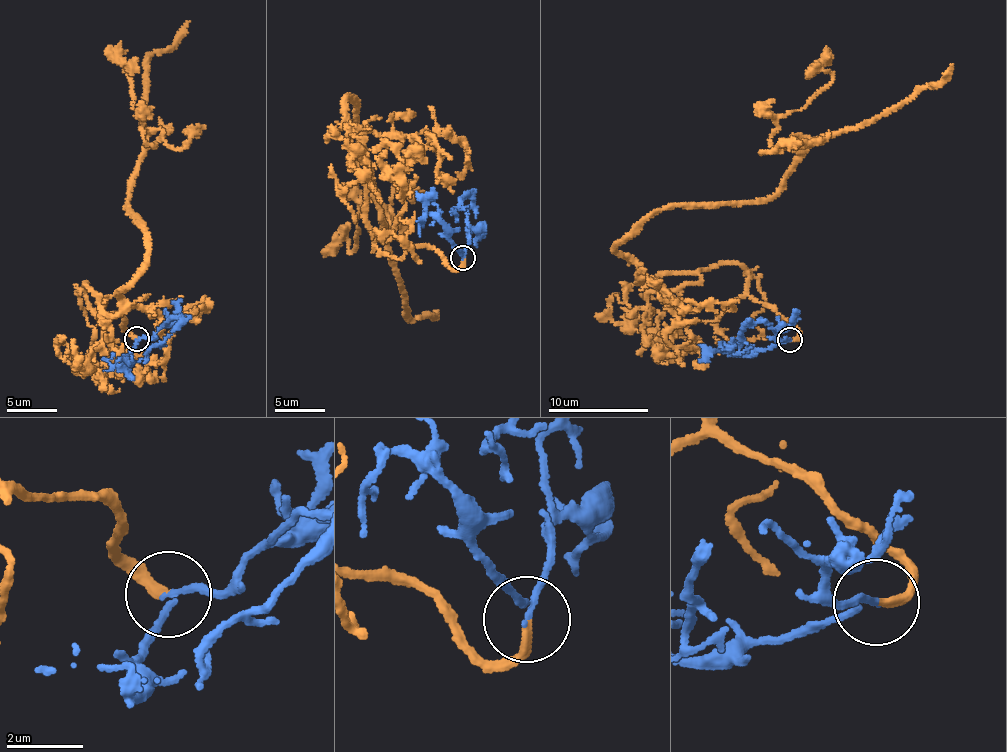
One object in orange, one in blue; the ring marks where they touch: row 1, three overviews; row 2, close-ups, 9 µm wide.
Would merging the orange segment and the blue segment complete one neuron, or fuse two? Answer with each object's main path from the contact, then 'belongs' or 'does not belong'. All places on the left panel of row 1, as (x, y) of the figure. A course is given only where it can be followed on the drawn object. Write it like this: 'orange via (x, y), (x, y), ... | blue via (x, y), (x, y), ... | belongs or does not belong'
orange via (136, 340), (84, 283), (109, 317), (139, 275), (146, 231), (126, 200), (142, 97), (152, 52), (189, 21) | blue via (136, 340), (149, 339), (173, 318), (182, 319), (164, 339), (149, 349), (145, 363) | belongs

